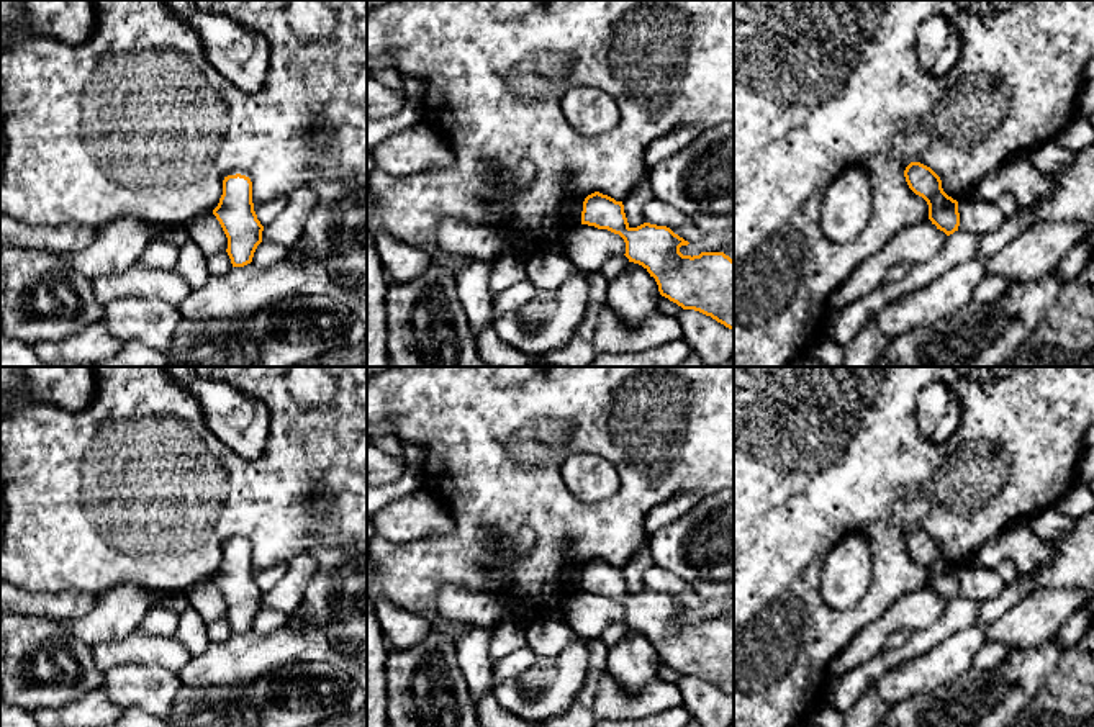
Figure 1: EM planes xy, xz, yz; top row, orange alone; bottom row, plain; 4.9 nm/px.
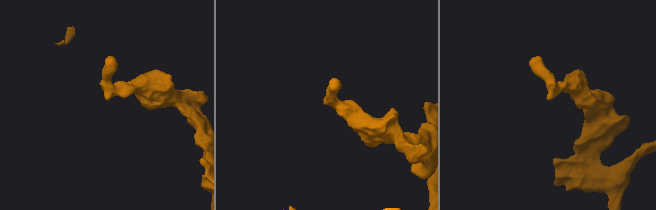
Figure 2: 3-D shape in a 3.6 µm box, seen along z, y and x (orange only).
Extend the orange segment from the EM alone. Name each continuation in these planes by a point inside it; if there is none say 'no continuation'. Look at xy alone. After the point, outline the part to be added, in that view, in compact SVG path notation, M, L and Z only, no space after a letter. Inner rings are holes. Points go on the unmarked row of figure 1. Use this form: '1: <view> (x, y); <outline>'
no continuation

